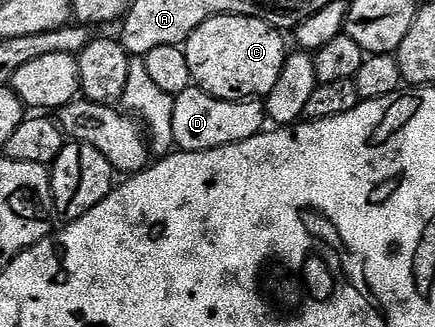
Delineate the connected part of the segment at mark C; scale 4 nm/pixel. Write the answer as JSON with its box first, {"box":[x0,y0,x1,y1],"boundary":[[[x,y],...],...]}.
{"box":[185,16,288,100],"boundary":[[[214,16],[205,21],[185,41],[185,51],[192,81],[210,96],[218,100],[250,100],[252,98],[266,98],[277,86],[281,78],[283,63],[287,61],[288,49],[283,49],[280,29],[263,20],[252,16]]]}

